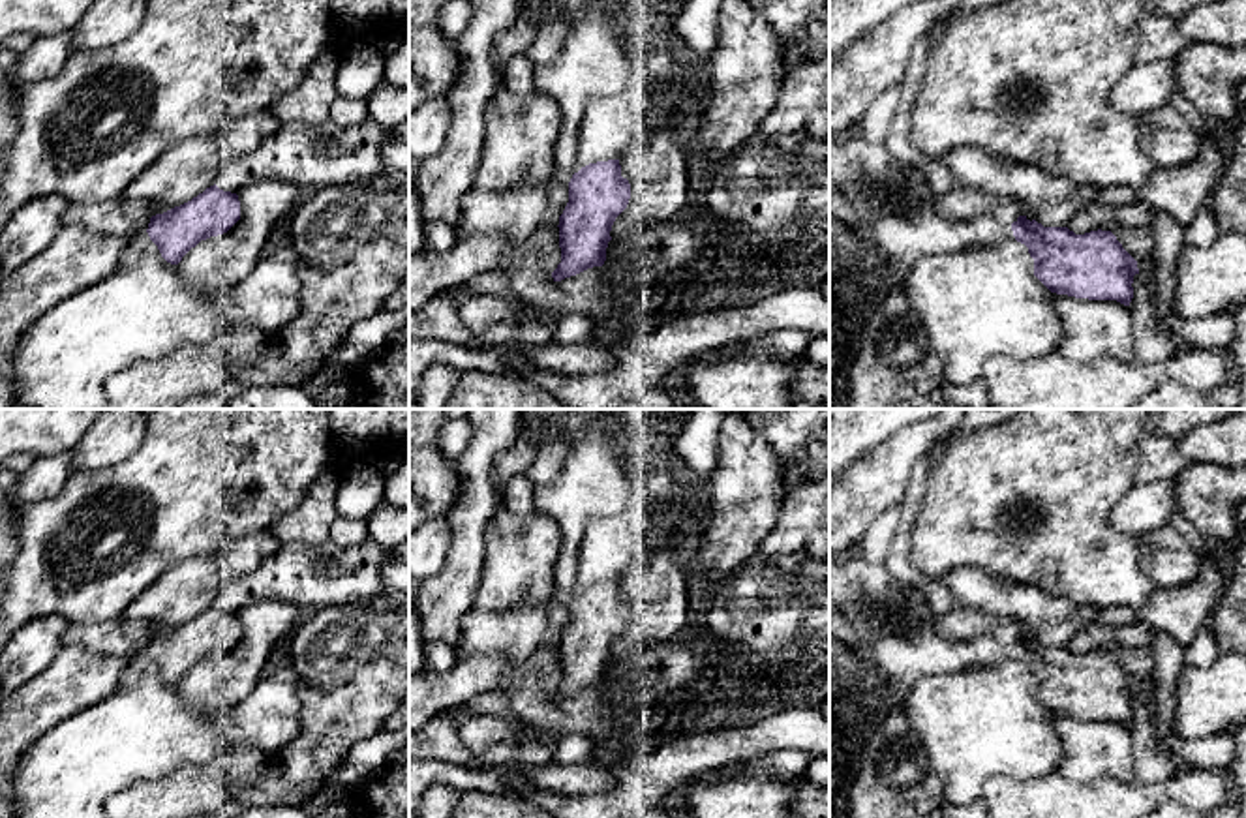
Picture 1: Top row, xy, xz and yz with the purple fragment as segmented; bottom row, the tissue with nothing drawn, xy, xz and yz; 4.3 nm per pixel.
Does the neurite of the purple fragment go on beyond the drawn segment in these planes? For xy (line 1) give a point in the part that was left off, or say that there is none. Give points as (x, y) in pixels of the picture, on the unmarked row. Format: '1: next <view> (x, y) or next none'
1: next xy (136, 666)

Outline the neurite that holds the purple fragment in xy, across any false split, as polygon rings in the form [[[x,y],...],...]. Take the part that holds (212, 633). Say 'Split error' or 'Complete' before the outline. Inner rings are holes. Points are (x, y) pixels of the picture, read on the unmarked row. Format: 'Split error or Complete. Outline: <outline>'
Split error. Outline: [[[214,604],[191,621],[152,636],[148,649],[131,657],[122,670],[120,687],[131,689],[150,660],[167,683],[178,685],[201,660],[227,653],[238,640],[238,615]]]

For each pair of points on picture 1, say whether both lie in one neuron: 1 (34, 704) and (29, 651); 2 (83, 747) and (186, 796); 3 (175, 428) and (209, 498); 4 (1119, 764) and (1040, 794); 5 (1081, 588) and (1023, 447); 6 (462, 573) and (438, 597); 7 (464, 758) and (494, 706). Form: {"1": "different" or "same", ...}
{"1": "different", "2": "different", "3": "same", "4": "different", "5": "same", "6": "same", "7": "same"}

